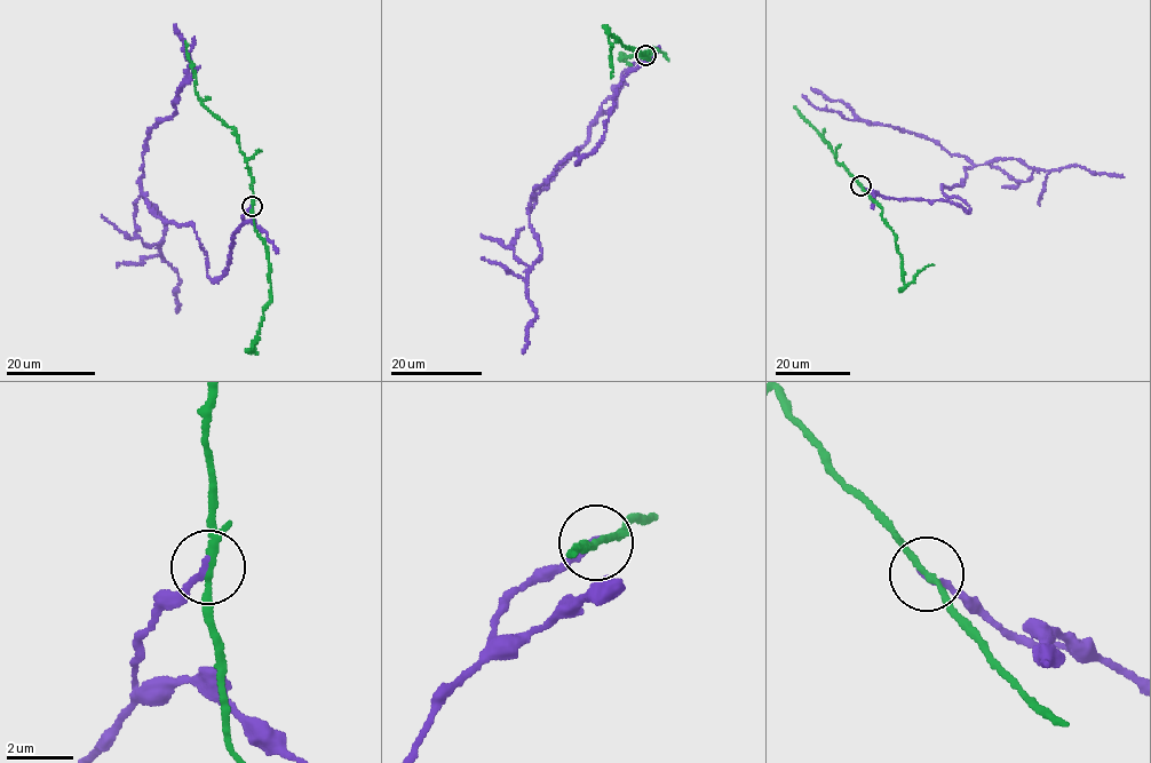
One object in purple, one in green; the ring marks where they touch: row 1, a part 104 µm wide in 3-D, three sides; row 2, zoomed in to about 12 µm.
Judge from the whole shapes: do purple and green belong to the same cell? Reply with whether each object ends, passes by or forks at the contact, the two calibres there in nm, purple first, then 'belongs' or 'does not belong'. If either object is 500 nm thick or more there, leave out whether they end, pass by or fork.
purple ends; green passes by; calibres 200 and 190 nm; does not belong

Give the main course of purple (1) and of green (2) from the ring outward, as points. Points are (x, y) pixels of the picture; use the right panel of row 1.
1: (860, 184), (967, 212), (942, 188), (961, 185), (974, 165), (802, 95)
2: (860, 184), (881, 208), (884, 223), (896, 236), (904, 286), (920, 270), (934, 264)

